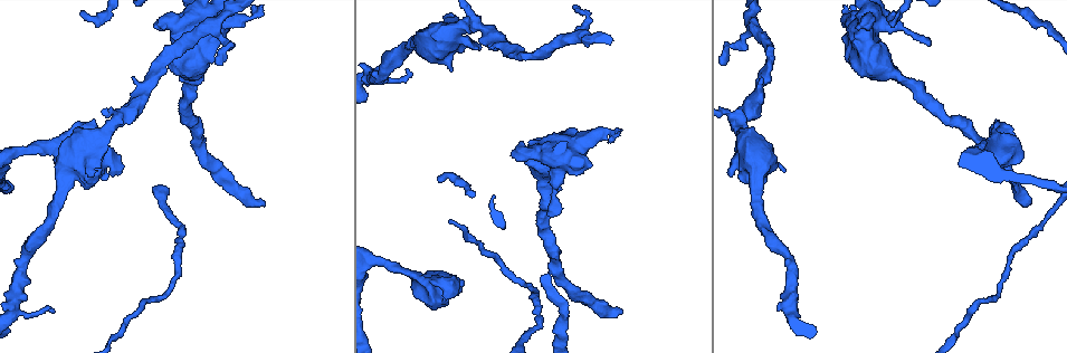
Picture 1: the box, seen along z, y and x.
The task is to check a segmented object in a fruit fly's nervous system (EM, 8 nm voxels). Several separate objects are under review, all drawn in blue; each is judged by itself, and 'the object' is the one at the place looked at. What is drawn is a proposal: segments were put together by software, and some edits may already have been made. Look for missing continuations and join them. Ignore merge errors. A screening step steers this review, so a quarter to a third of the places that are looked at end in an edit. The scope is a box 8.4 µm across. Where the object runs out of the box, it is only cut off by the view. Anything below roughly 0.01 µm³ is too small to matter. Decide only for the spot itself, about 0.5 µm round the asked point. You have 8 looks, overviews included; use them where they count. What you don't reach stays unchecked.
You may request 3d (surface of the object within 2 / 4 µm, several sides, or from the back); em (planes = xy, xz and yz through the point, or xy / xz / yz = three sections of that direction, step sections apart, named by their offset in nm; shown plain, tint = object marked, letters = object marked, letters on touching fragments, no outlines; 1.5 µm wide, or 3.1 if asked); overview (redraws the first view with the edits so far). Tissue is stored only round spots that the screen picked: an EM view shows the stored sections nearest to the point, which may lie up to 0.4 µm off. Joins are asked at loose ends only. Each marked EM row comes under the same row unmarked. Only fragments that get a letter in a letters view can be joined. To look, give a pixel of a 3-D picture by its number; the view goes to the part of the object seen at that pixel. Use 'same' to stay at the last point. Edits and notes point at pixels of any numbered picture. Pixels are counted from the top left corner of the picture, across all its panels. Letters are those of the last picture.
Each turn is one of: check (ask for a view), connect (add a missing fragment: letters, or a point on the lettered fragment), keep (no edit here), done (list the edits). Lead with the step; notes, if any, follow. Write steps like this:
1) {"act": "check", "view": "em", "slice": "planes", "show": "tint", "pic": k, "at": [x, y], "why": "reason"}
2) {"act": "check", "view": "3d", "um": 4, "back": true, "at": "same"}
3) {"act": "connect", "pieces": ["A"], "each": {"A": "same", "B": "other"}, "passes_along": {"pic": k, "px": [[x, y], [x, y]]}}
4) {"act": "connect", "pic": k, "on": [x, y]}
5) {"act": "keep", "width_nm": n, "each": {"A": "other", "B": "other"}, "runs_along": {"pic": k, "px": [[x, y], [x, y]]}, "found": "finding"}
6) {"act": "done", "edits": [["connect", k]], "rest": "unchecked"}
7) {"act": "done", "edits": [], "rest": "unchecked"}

{"act": "check", "view": "em", "slice": "planes", "show": "letters", "pic": 1, "at": [619, 309], "why": "end of a long branch"}

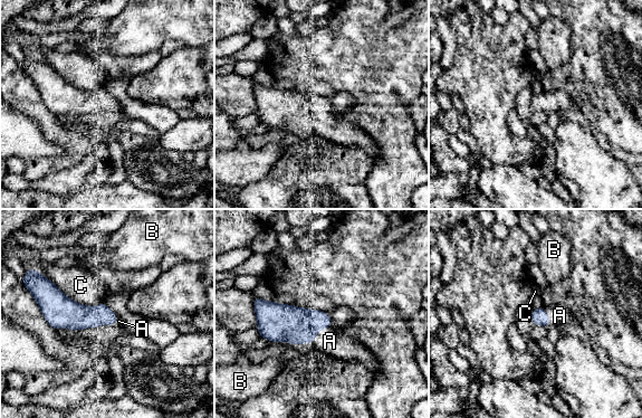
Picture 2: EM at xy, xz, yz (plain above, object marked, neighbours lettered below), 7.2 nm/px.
{"act": "connect", "pic": 2, "on": [329, 341], "width_nm": 110, "each": {"A": "same", "B": "other", "C": "other"}, "found": "it goes on there"}

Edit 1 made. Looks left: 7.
{"act": "check", "view": "overview"}

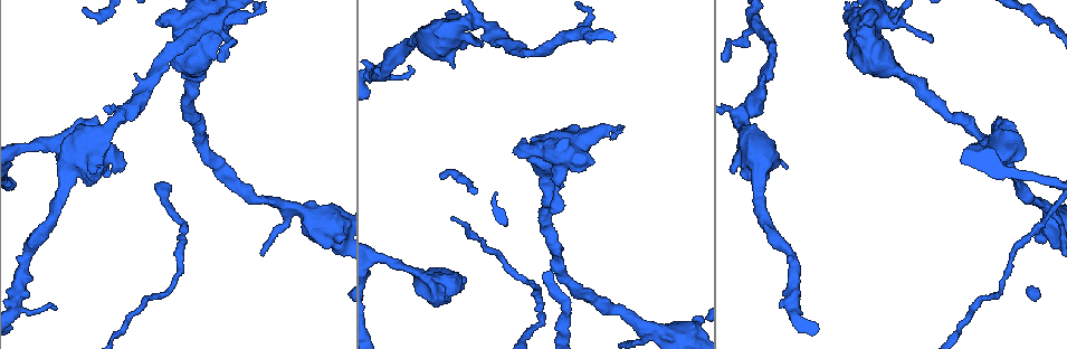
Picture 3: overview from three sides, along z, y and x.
{"act": "check", "view": "3d", "um": 4, "pic": 3, "at": [50, 307], "why": "an open end"}

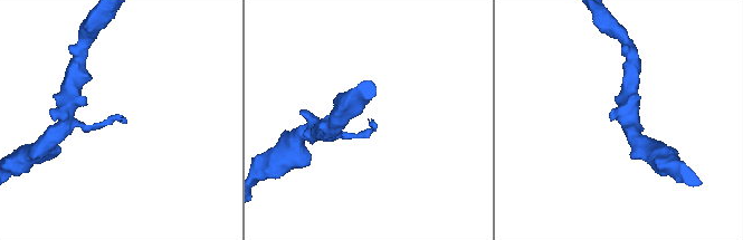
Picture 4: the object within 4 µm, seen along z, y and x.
{"act": "check", "view": "em", "slice": "yz", "step": 4, "show": "letters", "pic": 4, "at": [119, 119]}

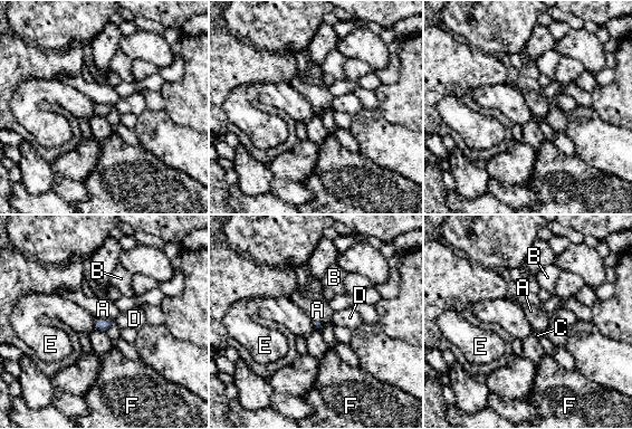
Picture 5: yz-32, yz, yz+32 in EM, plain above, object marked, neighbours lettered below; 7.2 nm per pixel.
{"act": "check", "view": "em", "slice": "planes", "show": "letters", "at": "same"}

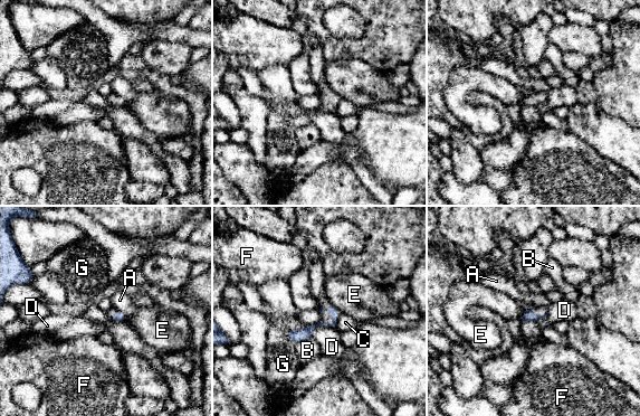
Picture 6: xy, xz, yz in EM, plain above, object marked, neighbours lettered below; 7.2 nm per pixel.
{"act": "keep", "width_nm": 80, "each": {"A": "other", "B": "other", "C": "other", "D": "other", "E": "other", "F": "other", "G": "other"}, "found": "no lettered fragment goes on from it"}

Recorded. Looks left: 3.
{"act": "check", "view": "3d", "um": 4, "pic": 3, "at": [932, 40], "why": "an open end"}

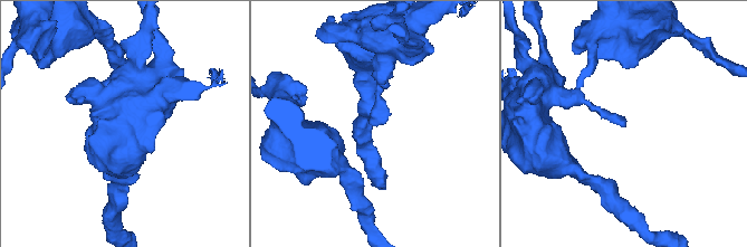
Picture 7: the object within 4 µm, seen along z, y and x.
{"act": "check", "view": "em", "slice": "planes", "show": "letters", "pic": 7, "at": [377, 124]}

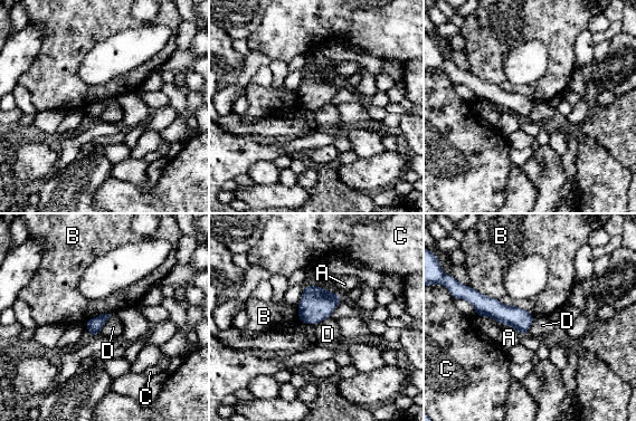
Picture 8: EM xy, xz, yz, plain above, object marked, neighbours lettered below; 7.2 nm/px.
{"act": "keep", "each": {"A": "other", "B": "other", "C": "other", "D": "other"}, "runs_along": {"pic": 8, "px": [[468, 297], [505, 315], [530, 321]]}, "found": "no lettered fragment goes on from it"}

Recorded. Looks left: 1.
{"act": "done", "edits": [["connect", 2]], "rest": "unchecked"}

